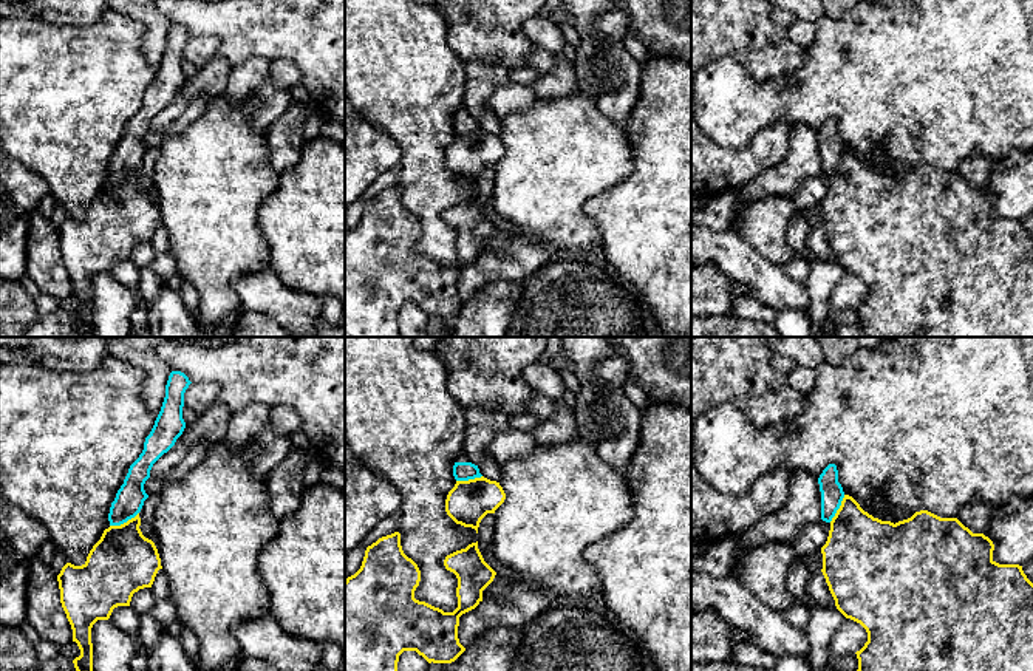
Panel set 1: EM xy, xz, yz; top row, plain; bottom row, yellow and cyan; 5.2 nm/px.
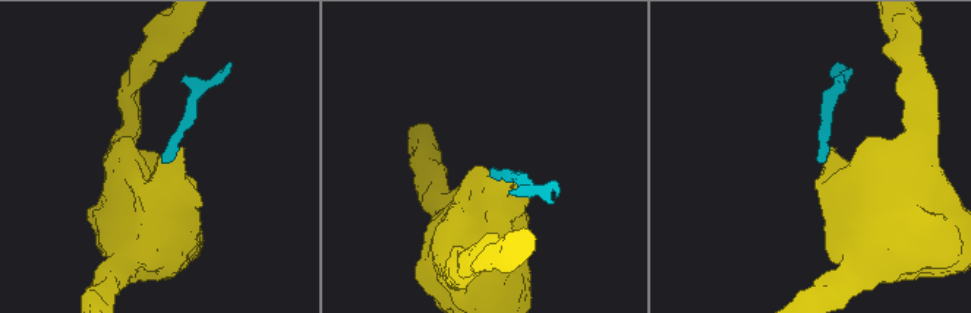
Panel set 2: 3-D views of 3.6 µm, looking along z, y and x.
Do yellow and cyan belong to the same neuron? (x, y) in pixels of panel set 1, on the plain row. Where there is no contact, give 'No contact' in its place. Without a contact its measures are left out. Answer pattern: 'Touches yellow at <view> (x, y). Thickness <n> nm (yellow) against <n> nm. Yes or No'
Touches yellow at xy (124, 177). Thickness 340 nm (yellow) against 150 nm. No

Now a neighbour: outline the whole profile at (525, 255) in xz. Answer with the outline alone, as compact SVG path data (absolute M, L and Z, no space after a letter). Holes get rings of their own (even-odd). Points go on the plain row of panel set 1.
M515 233L503 254L482 254L459 271L458 292L467 301L479 289L501 278L527 280L555 258L564 257L554 247L524 233Z

